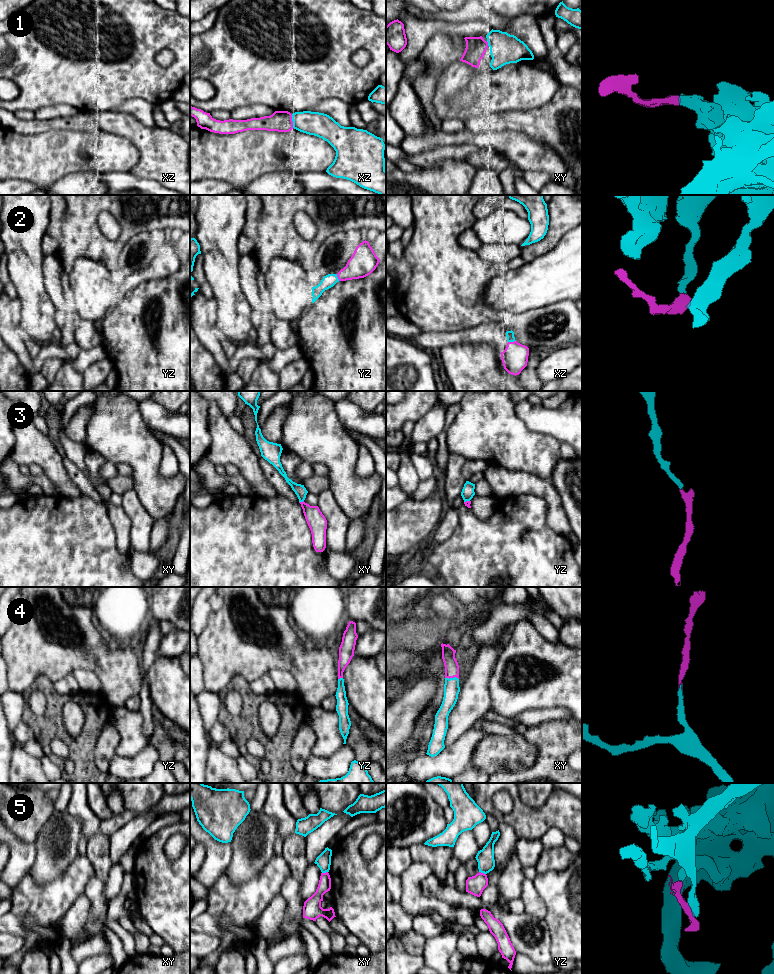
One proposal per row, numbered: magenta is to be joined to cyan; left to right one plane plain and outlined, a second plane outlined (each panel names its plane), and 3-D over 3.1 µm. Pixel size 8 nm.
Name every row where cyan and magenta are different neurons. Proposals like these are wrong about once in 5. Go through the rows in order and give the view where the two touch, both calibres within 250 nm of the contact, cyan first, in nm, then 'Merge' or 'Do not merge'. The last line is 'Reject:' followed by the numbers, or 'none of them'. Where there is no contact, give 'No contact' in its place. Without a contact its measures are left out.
1: Touches cyan in xz. Thickness 190 nm (cyan) against 170 nm. Merge
2: Touches cyan in xz. Thickness 60 nm (cyan) against 200 nm. Merge
3: Touches cyan in xy. Thickness 90 nm (cyan) against 150 nm. Merge
4: Touches cyan in xy. Thickness 130 nm (cyan) against 110 nm. Merge
5: Touches cyan in yz. Thickness 140 nm (cyan) against 150 nm. Do not merge
Reject: 5

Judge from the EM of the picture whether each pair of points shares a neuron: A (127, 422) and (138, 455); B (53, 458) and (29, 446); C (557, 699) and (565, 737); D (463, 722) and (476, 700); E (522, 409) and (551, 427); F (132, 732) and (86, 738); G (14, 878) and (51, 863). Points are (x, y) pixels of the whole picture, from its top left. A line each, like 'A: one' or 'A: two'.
A: one
B: one
C: two
D: one
E: one
F: two
G: two

